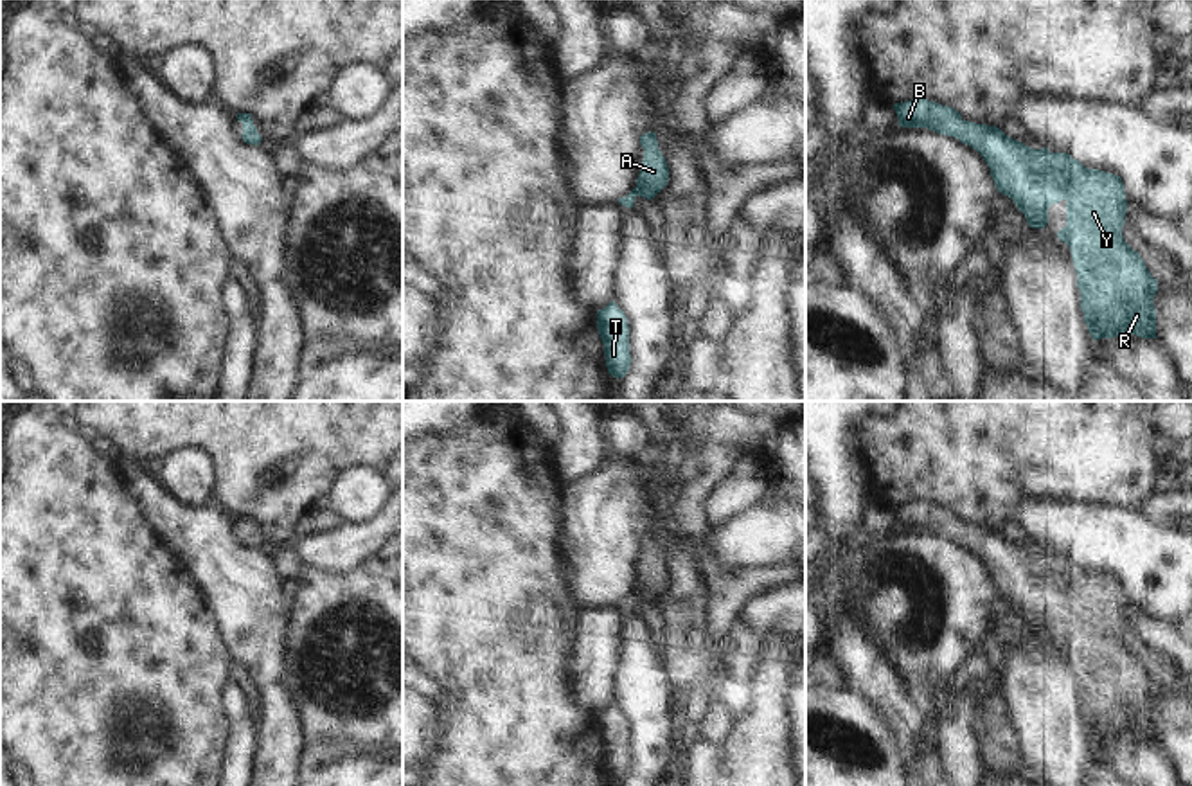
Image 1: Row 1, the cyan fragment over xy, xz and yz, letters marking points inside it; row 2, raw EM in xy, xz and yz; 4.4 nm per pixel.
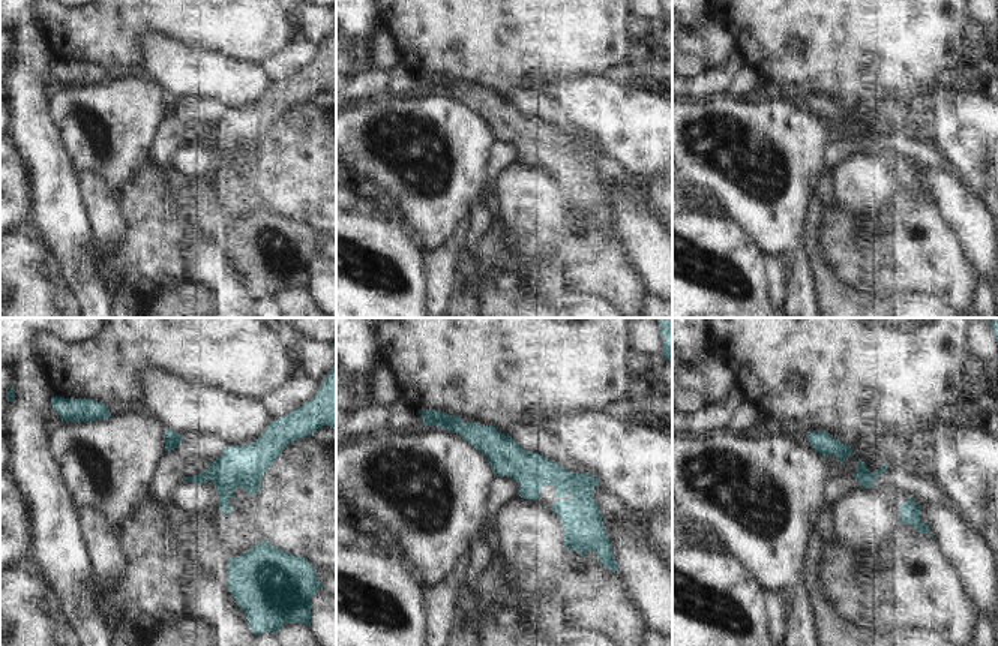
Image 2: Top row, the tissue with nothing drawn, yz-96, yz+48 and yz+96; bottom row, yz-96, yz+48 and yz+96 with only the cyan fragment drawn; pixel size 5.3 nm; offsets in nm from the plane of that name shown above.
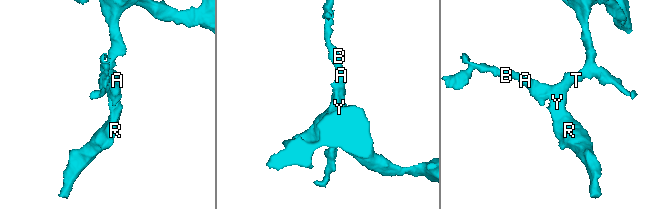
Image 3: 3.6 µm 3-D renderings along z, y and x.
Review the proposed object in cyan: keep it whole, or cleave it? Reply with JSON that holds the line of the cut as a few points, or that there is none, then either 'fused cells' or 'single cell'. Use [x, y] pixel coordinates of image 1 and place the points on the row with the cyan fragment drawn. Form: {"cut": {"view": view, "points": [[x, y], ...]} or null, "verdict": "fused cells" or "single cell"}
{"cut": null, "verdict": "single cell"}

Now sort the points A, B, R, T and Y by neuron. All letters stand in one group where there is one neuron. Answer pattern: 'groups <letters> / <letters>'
groups A B R T Y

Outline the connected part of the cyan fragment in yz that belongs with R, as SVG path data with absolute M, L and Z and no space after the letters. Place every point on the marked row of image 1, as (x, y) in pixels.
M928 99L897 103L894 110L903 128L928 128L976 149L987 162L998 192L1016 203L1028 227L1045 228L1048 209L1061 200L1066 201L1066 227L1057 232L1057 237L1070 246L1081 291L1081 309L1093 340L1118 335L1158 338L1152 302L1158 281L1151 275L1140 254L1124 241L1122 227L1127 200L1120 176L1088 169L1068 153L1050 153L1048 147L1032 149L996 126L964 121L955 108Z

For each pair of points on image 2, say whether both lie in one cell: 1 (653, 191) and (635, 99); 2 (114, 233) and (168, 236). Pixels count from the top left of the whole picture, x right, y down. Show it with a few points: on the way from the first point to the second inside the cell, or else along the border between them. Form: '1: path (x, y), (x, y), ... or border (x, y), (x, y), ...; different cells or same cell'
1: border (622, 165), (643, 182), (656, 180); different cells
2: border (116, 198), (126, 225), (126, 236), (111, 249); different cells

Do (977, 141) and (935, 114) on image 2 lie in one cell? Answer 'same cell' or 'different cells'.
same cell

